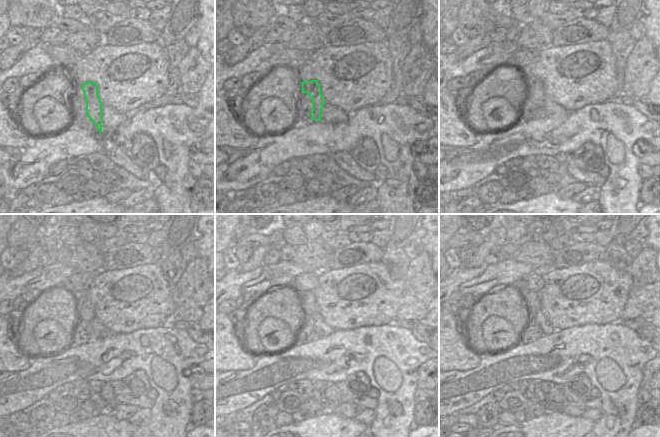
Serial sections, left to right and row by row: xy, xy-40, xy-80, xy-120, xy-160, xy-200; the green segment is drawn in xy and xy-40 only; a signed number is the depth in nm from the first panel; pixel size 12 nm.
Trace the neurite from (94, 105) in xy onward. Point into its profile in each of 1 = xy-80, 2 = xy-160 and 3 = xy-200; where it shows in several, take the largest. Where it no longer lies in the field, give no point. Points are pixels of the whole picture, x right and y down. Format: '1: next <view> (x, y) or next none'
1: next xy-80 (535, 86)
2: next xy-160 (307, 299)
3: next xy-200 (531, 298)

